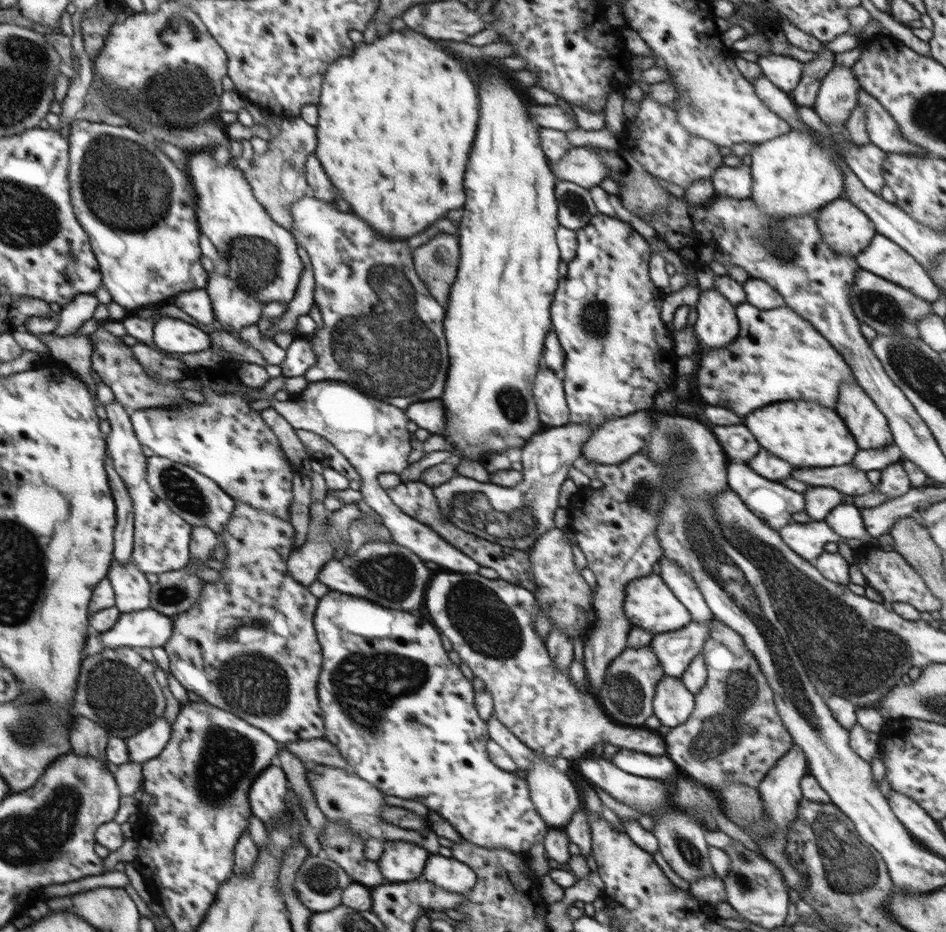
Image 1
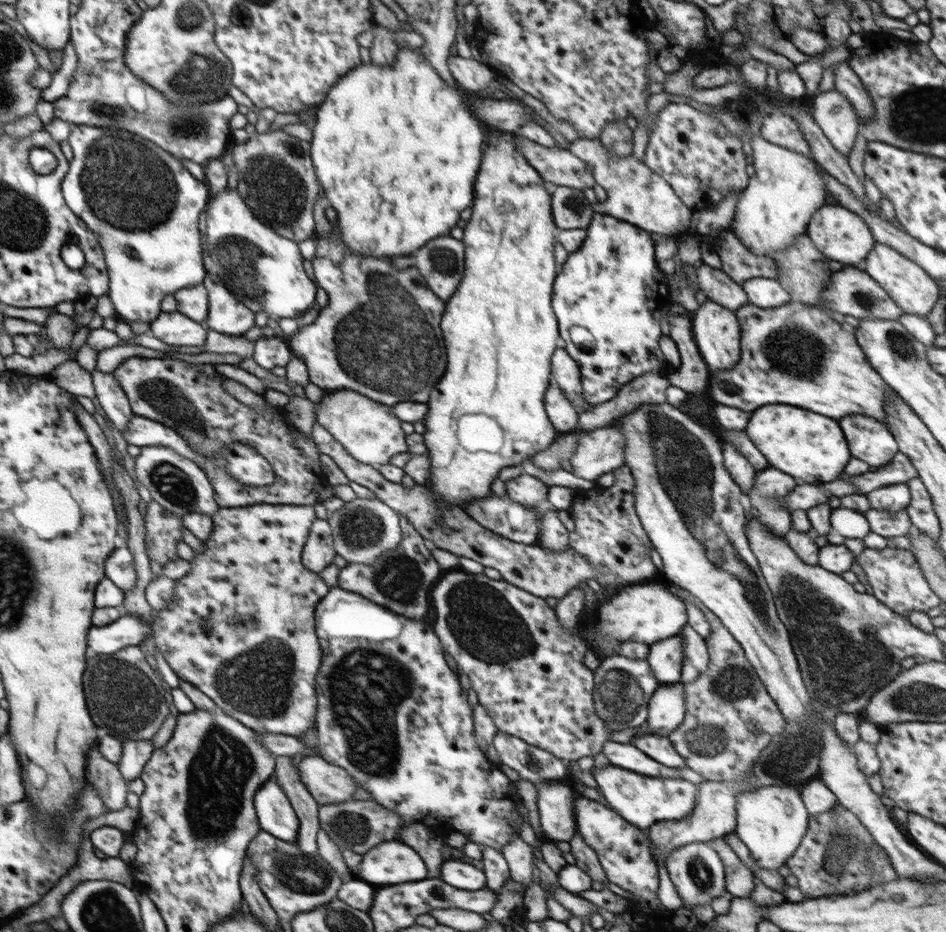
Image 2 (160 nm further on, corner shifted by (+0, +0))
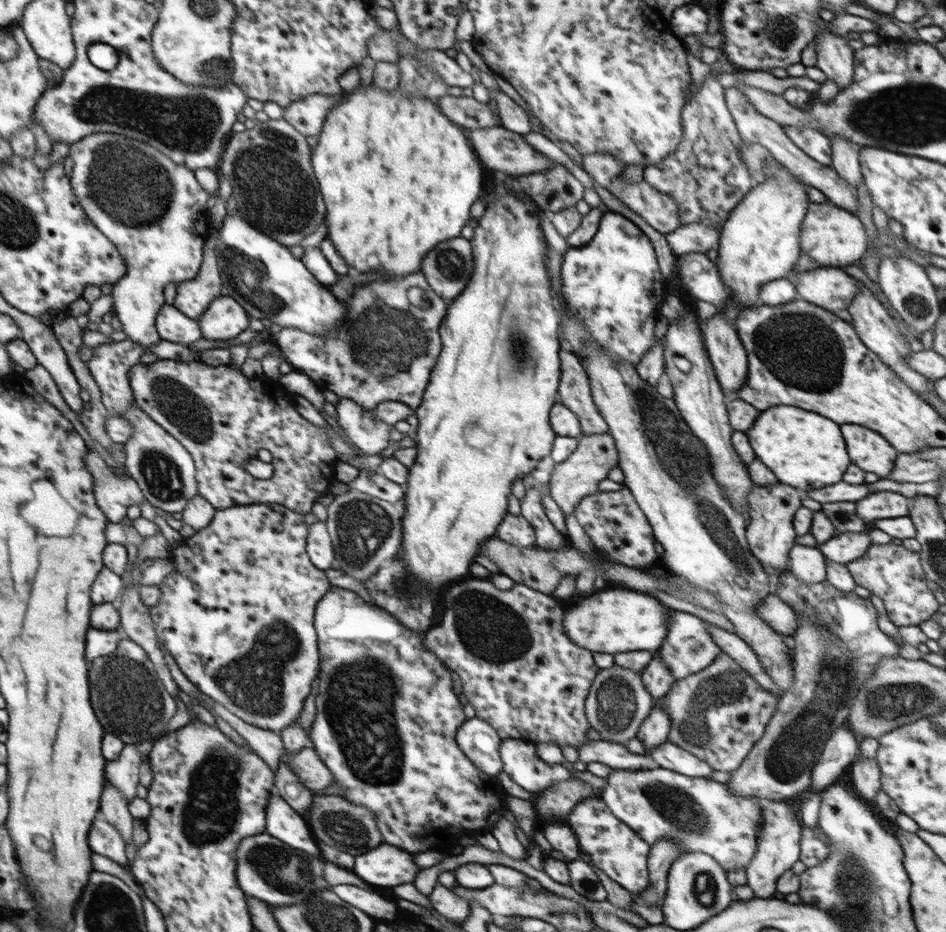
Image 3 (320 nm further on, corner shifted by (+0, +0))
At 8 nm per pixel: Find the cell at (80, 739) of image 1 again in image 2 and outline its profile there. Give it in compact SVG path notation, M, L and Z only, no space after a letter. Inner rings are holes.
M94 744L94 752L90 752L89 780L100 791L104 803L110 811L126 807L126 794L129 791L128 782L123 779L117 764L109 762Z

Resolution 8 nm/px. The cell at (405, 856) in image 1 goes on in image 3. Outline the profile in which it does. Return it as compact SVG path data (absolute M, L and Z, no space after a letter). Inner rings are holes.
M382 842L380 846L354 857L354 874L374 886L398 886L412 882L418 874L413 854L393 844Z

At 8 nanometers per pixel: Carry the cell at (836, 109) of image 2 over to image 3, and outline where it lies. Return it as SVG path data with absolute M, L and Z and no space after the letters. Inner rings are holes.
M836 135L828 137L832 148L831 166L837 170L837 173L842 180L848 181L858 189L859 184L863 182L858 146Z

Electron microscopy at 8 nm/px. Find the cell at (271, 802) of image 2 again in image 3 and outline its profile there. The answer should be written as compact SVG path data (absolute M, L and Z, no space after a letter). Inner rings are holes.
M276 791L266 808L266 832L310 856L323 858L306 818L298 814Z

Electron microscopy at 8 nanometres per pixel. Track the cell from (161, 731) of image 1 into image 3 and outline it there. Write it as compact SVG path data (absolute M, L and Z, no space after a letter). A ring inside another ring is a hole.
M136 743L125 744L117 760L111 761L108 768L109 782L111 782L130 801L136 798L139 788L138 768L146 760L138 752Z

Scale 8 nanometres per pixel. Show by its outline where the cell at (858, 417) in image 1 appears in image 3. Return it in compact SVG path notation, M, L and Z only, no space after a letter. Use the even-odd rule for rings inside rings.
M842 424L842 434L848 446L852 464L864 472L872 472L880 479L886 479L894 468L899 452L884 436L860 426L859 424Z

